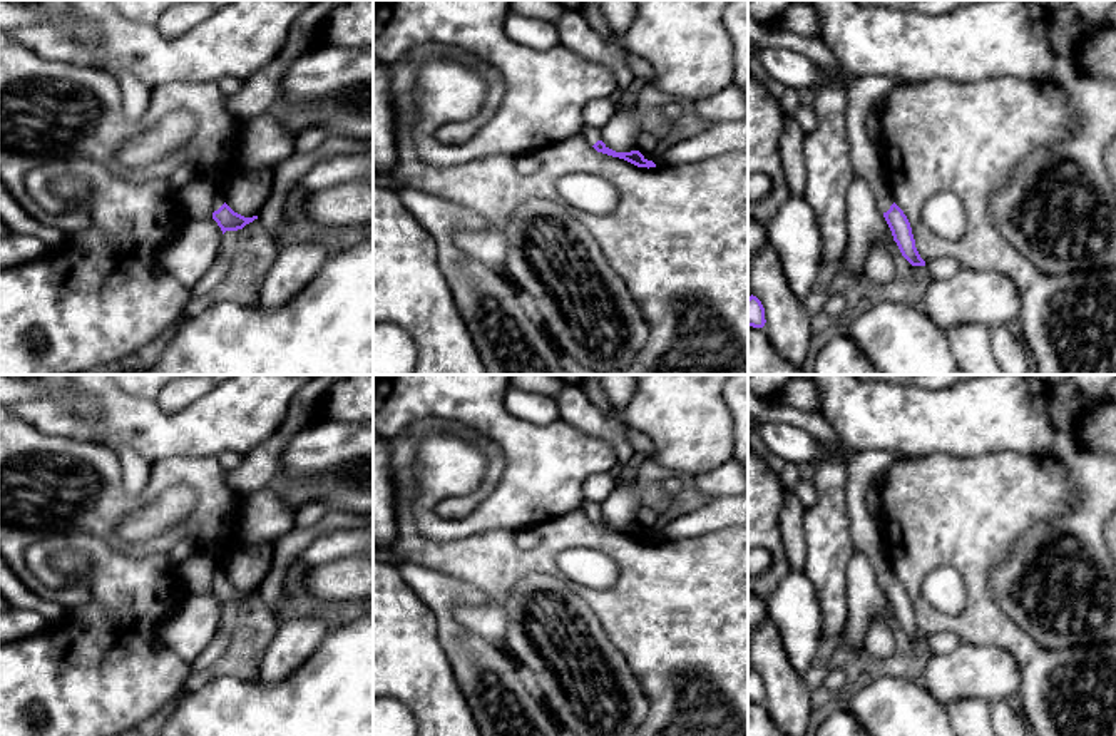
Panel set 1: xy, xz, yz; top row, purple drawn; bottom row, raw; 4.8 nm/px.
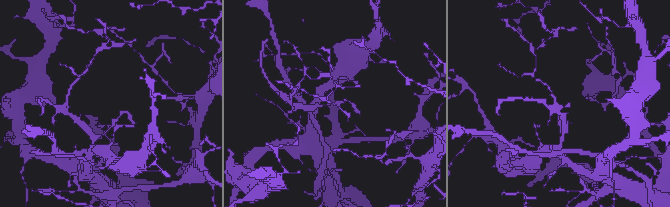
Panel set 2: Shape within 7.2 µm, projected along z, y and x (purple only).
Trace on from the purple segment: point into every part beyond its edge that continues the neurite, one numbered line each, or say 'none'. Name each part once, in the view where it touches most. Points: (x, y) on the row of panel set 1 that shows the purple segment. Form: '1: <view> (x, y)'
1: yz (867, 159)

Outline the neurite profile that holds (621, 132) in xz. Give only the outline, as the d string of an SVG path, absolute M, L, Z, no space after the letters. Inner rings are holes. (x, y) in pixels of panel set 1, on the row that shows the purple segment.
M629 105L621 112L616 112L601 129L601 141L616 152L631 152L636 151L637 139L642 132L639 115L636 114L634 105Z

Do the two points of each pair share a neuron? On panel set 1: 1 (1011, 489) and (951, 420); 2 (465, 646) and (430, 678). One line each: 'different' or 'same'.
1: different
2: different

